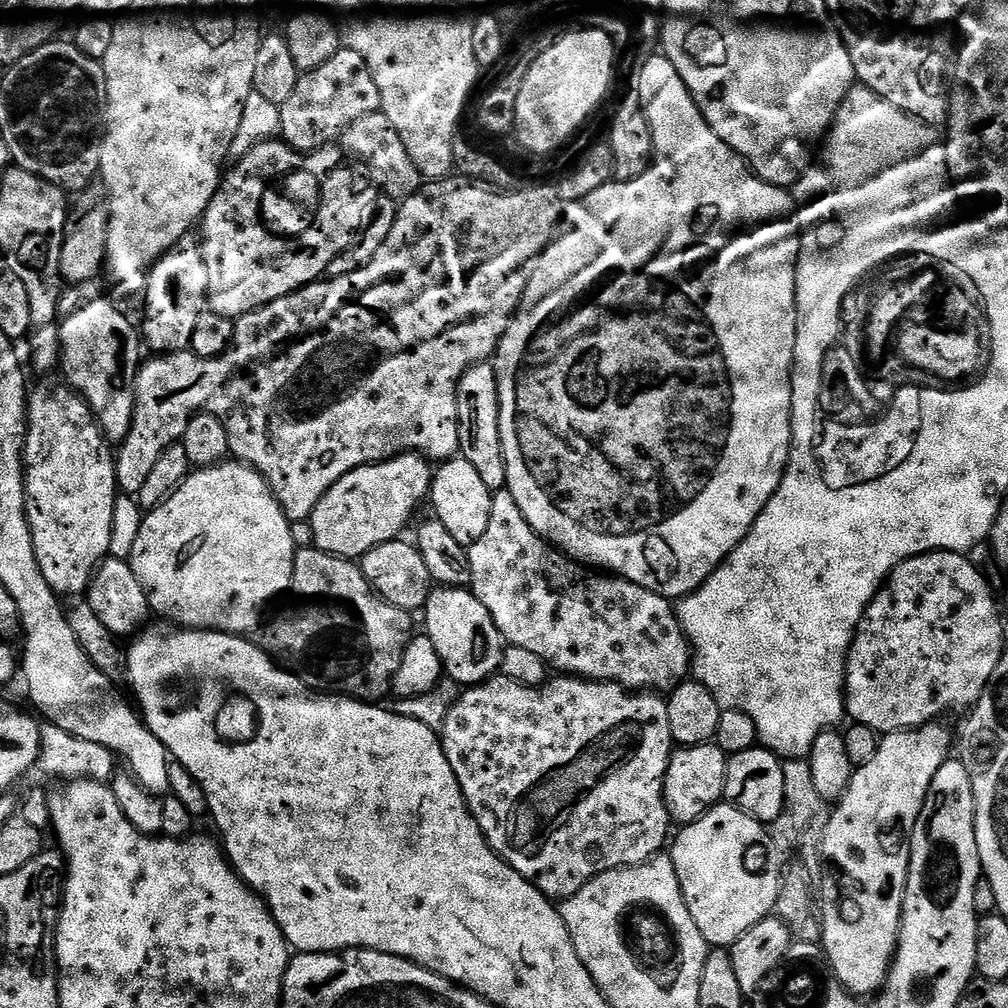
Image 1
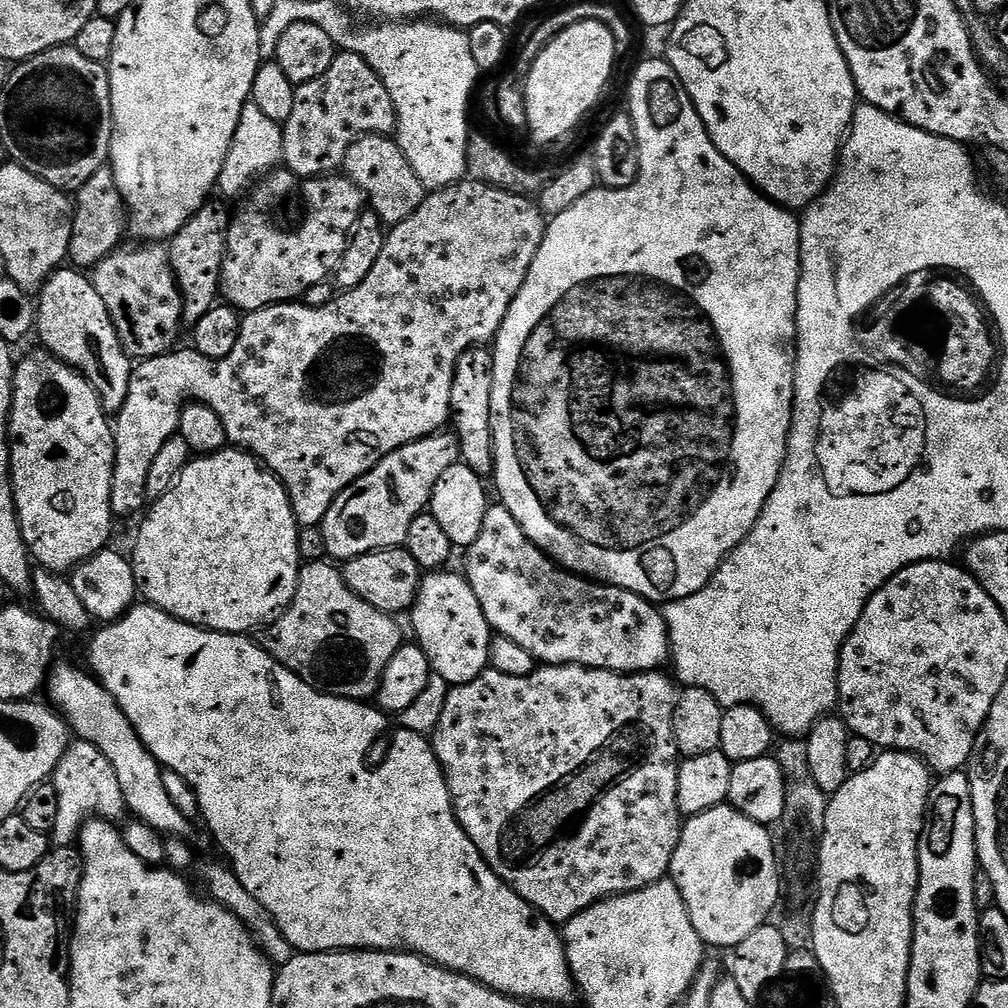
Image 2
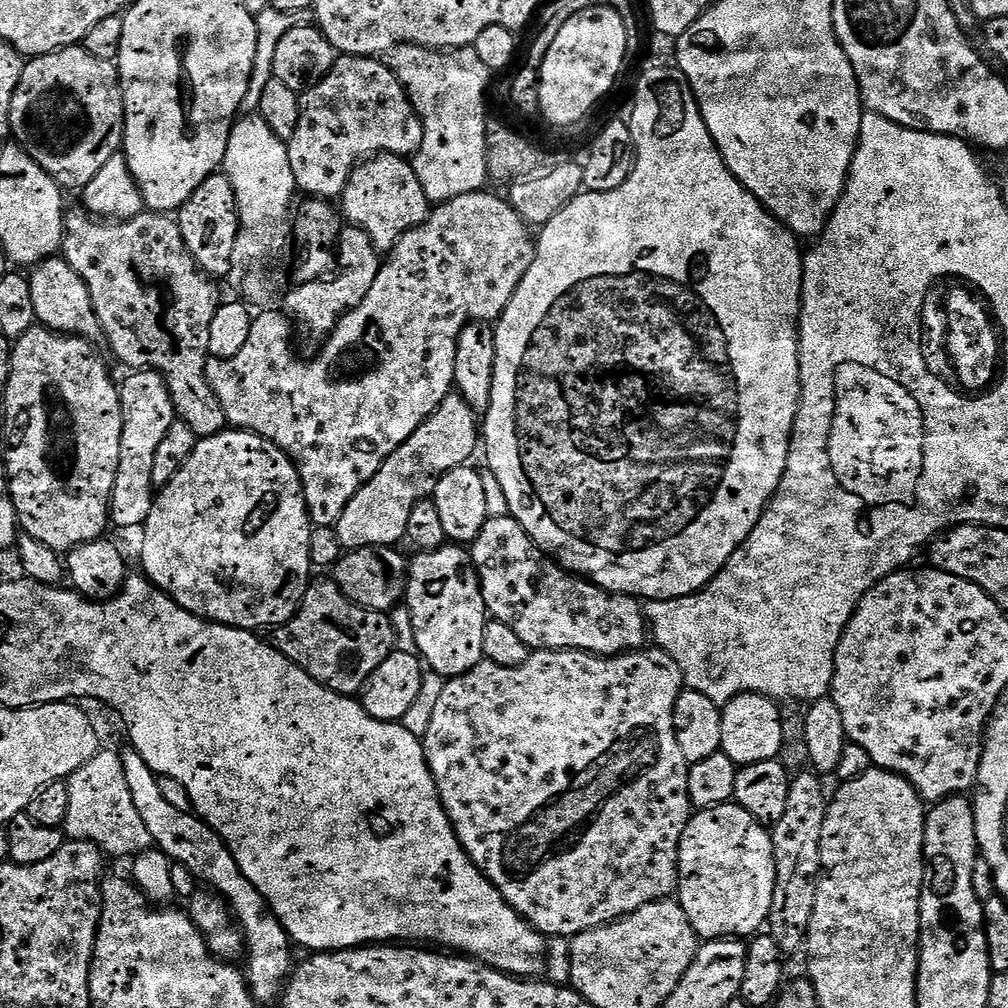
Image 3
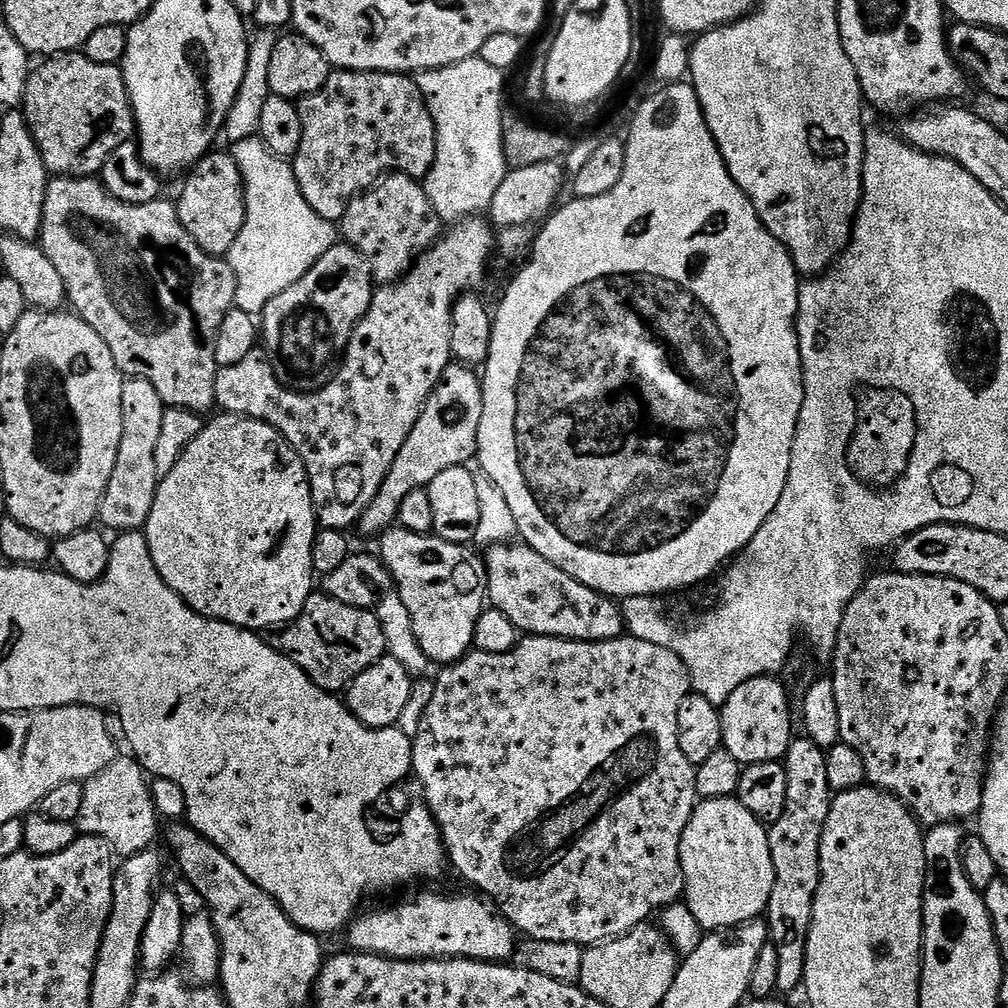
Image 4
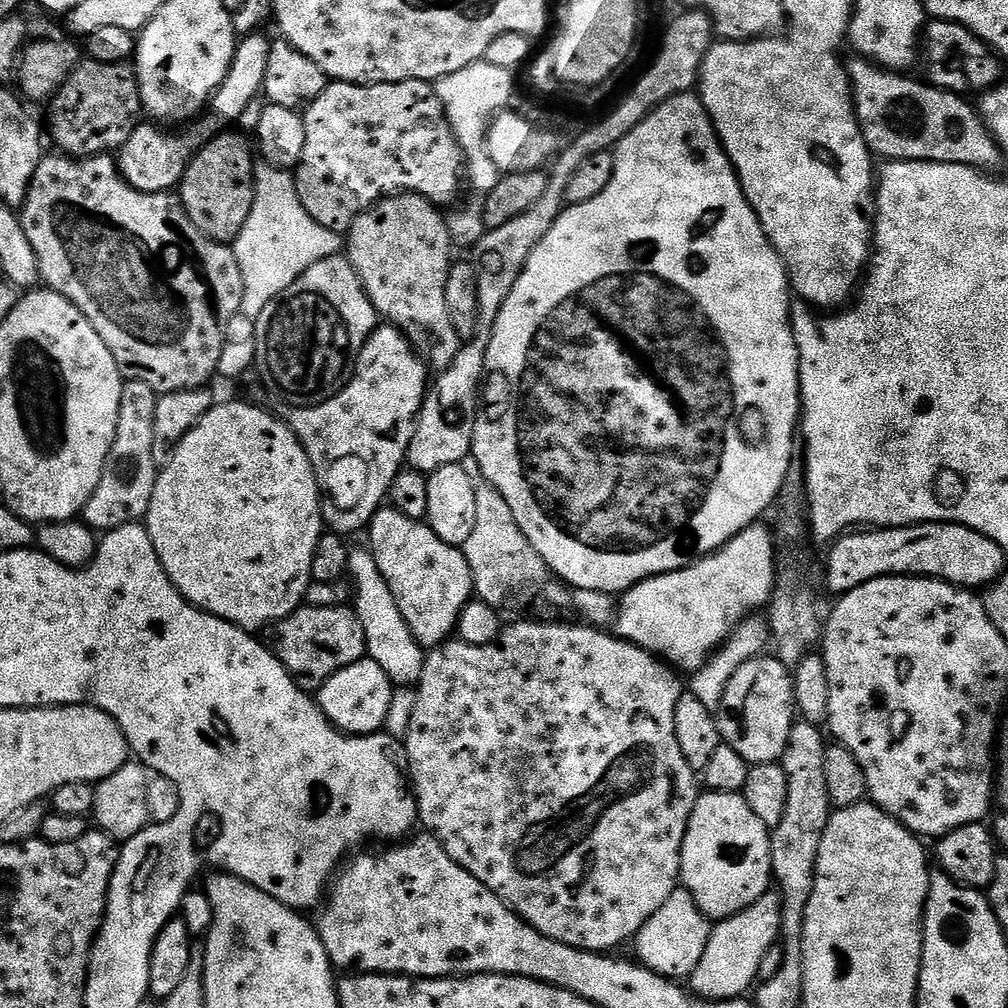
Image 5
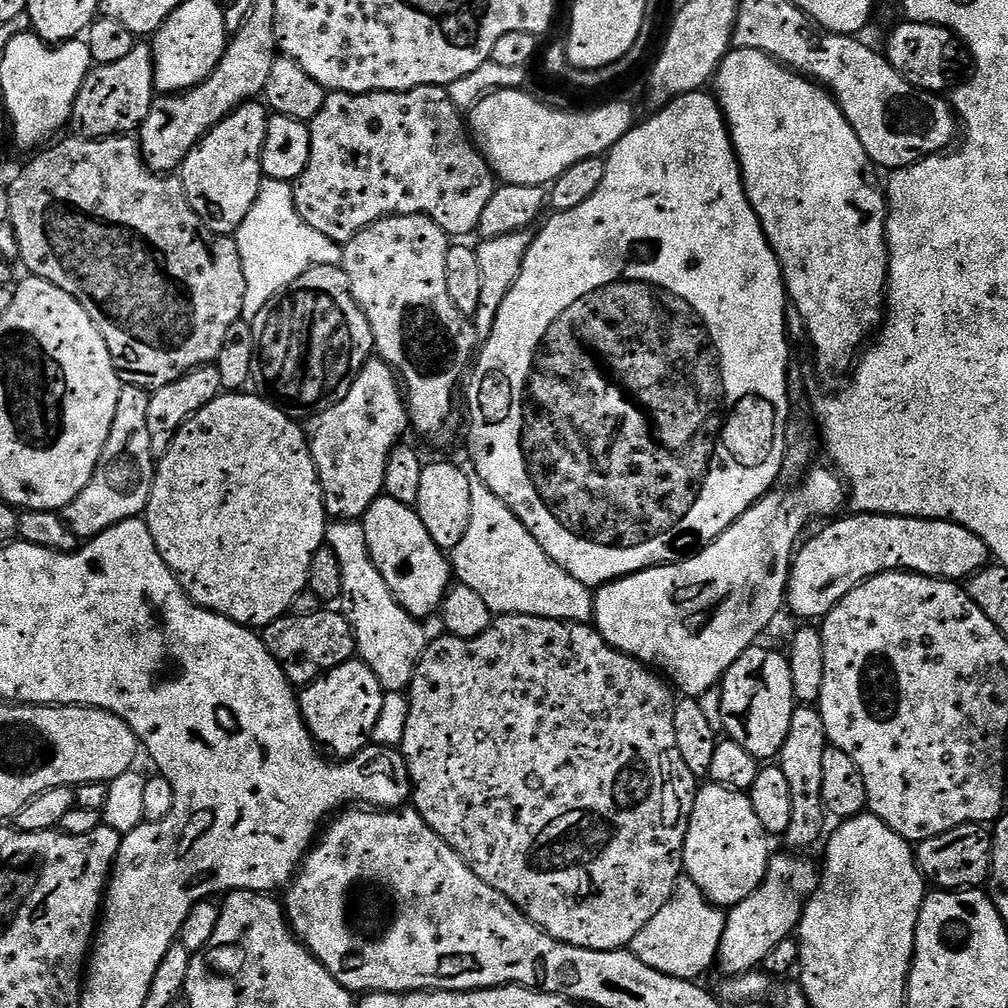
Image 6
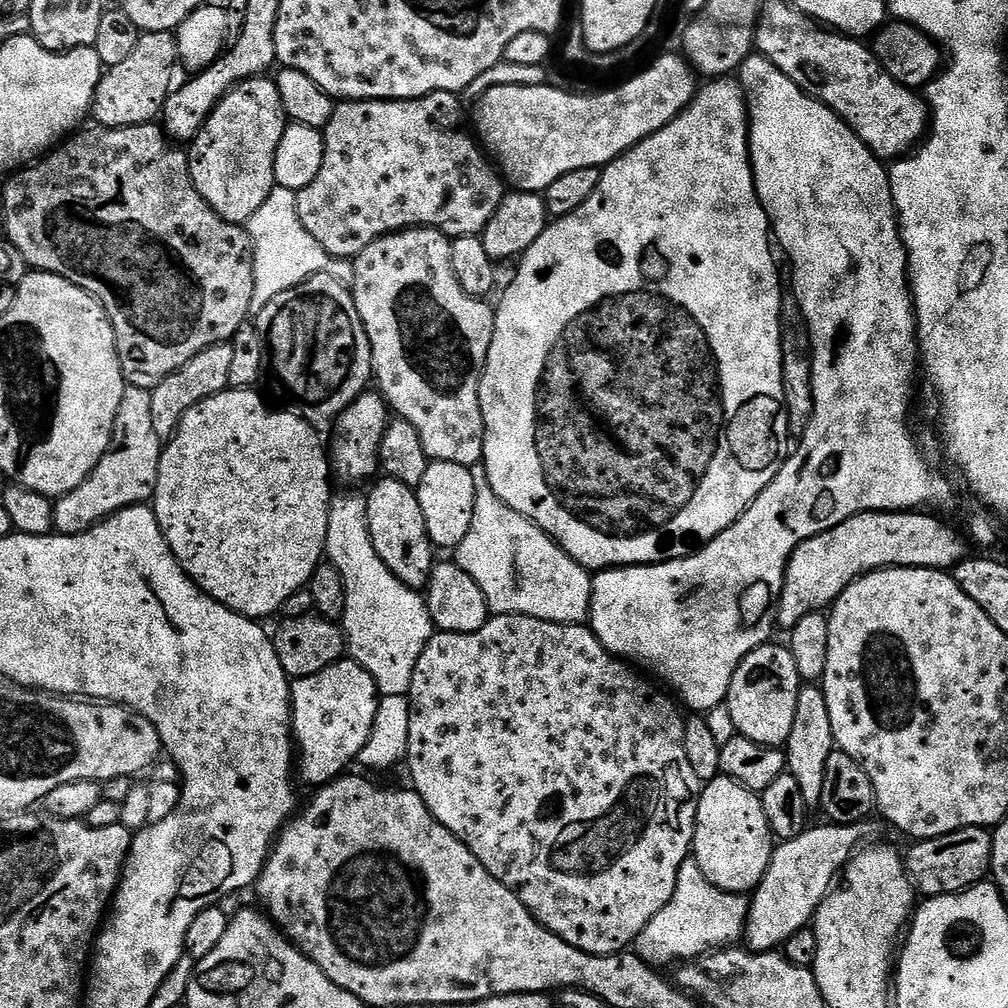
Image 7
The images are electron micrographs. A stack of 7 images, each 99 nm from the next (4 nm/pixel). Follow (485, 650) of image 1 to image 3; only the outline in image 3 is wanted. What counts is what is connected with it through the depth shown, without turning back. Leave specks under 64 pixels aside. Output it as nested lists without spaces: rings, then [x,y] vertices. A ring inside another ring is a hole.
[[[445,546],[433,552],[416,552],[413,557],[408,566],[406,607],[410,610],[414,626],[416,652],[421,661],[439,676],[451,678],[466,674],[484,659],[482,638],[490,619],[488,607],[482,598],[480,580],[476,576],[476,569],[472,567],[472,557],[460,546]]]

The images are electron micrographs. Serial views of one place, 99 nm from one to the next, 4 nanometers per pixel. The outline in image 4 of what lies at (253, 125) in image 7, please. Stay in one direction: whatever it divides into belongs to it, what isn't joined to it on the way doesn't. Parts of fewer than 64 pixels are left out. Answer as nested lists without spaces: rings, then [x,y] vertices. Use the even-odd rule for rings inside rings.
[[[213,150],[198,161],[189,176],[192,177],[185,182],[180,200],[175,201],[178,218],[182,226],[186,226],[186,234],[190,234],[202,250],[211,256],[227,257],[246,218],[244,179],[238,170],[238,162],[234,162],[231,151]]]

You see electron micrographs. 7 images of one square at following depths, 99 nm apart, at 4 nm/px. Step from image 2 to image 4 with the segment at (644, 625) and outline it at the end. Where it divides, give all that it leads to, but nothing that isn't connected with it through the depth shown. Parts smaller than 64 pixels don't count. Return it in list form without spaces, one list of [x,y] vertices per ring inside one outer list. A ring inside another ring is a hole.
[[[493,542],[487,545],[483,553],[484,569],[488,572],[487,603],[493,608],[502,610],[510,622],[521,633],[533,636],[561,636],[564,640],[617,640],[625,635],[624,618],[620,613],[620,604],[613,597],[603,596],[590,586],[582,586],[566,570],[558,570],[554,562],[542,558],[538,550],[534,550],[523,542]]]

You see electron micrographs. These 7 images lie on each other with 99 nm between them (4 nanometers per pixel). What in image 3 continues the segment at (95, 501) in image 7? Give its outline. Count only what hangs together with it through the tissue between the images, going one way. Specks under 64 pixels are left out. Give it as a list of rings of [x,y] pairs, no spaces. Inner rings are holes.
[[[136,370],[125,384],[119,385],[122,406],[122,442],[118,454],[118,474],[114,474],[112,502],[108,506],[108,518],[120,528],[143,529],[154,499],[154,457],[166,430],[175,422],[176,411],[164,378],[151,370]]]

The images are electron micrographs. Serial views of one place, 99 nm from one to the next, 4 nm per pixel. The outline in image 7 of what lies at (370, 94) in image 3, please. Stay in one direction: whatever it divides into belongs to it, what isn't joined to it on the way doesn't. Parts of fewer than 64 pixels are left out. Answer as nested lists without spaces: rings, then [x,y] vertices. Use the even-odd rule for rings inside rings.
[[[435,92],[413,100],[346,100],[337,103],[332,110],[330,122],[324,129],[324,157],[322,170],[318,170],[318,178],[310,182],[302,191],[296,193],[296,213],[302,226],[330,255],[340,260],[351,261],[359,252],[366,250],[370,242],[392,232],[403,232],[406,228],[437,228],[449,238],[457,236],[479,236],[485,226],[494,218],[502,198],[506,195],[506,184],[501,173],[490,163],[489,157],[482,151],[481,145],[464,129],[466,112],[460,109],[461,97],[454,92]]]

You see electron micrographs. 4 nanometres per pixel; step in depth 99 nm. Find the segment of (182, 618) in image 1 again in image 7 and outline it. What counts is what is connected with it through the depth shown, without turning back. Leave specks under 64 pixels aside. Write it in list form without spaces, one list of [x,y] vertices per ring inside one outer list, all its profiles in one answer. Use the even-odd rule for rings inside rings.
[[[228,388],[217,396],[198,402],[198,406],[194,406],[182,418],[182,422],[176,427],[176,435],[163,445],[156,479],[156,493],[150,501],[150,507],[158,518],[158,526],[184,573],[207,596],[213,596],[222,606],[257,622],[263,621],[263,616],[272,616],[275,612],[277,615],[283,609],[286,598],[290,598],[290,594],[294,594],[299,588],[305,587],[312,579],[316,567],[325,559],[324,542],[328,529],[328,510],[332,507],[334,499],[334,491],[332,492],[331,486],[328,485],[330,460],[326,455],[325,445],[323,448],[316,437],[317,429],[295,412],[279,411],[271,412],[264,405],[263,398],[252,388]]]

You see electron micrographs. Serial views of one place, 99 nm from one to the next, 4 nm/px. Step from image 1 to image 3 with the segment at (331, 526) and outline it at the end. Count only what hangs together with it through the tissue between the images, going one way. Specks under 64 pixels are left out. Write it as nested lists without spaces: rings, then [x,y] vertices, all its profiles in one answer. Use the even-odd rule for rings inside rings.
[[[449,394],[436,407],[434,414],[425,418],[424,424],[418,426],[418,430],[414,434],[410,434],[410,438],[406,438],[406,442],[402,446],[398,446],[398,450],[394,450],[394,454],[390,454],[390,458],[386,458],[386,462],[380,467],[378,474],[374,474],[374,478],[370,478],[370,482],[363,484],[358,490],[358,494],[354,494],[354,498],[350,498],[350,502],[346,502],[346,510],[342,510],[338,522],[334,526],[341,549],[387,548],[399,545],[399,540],[403,541],[406,537],[406,522],[410,522],[410,510],[414,510],[414,506],[418,506],[418,502],[429,499],[435,493],[440,479],[450,470],[465,467],[471,461],[468,459],[475,452],[478,452],[477,415],[459,394]]]

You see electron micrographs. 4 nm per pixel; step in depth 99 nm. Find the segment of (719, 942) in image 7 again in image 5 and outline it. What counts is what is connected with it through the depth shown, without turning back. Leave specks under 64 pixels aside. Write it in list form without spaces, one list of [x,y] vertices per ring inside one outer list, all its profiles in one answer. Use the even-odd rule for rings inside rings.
[[[677,886],[674,894],[670,894],[670,898],[666,898],[666,902],[662,902],[662,907],[654,913],[654,918],[650,918],[650,922],[646,922],[646,926],[642,926],[642,930],[634,937],[635,959],[651,972],[657,972],[658,975],[665,976],[668,980],[683,981],[683,976],[684,979],[691,977],[698,962],[702,962],[702,953],[706,950],[706,942],[710,938],[712,929],[713,925],[709,917],[705,916],[702,909],[697,906],[687,888]]]

